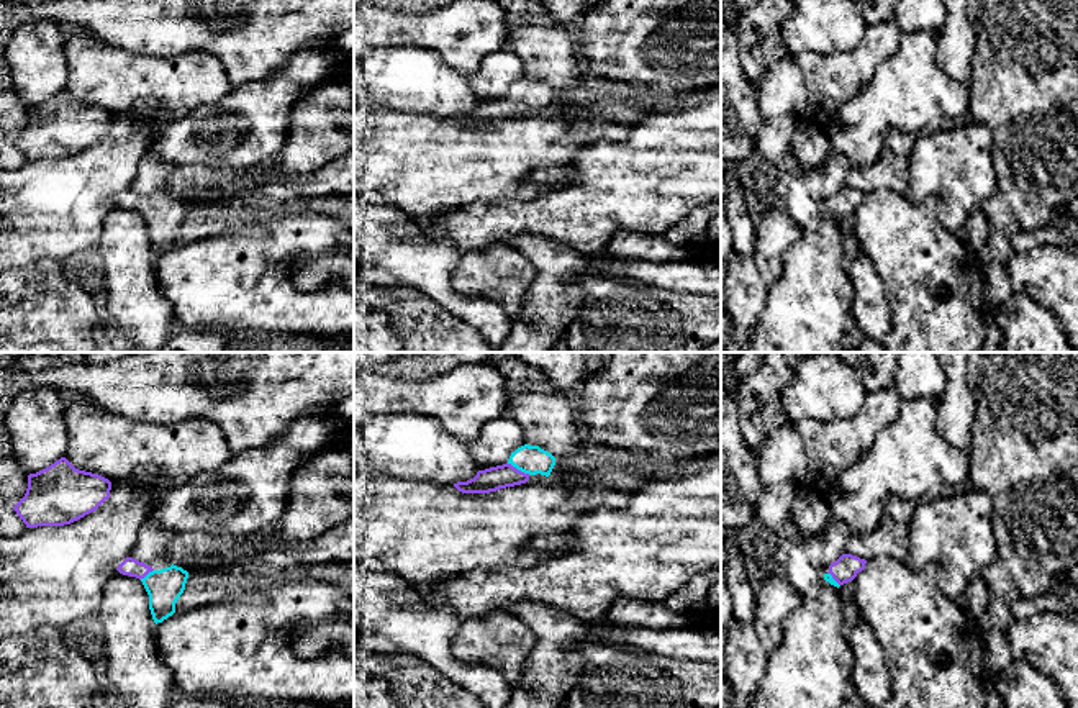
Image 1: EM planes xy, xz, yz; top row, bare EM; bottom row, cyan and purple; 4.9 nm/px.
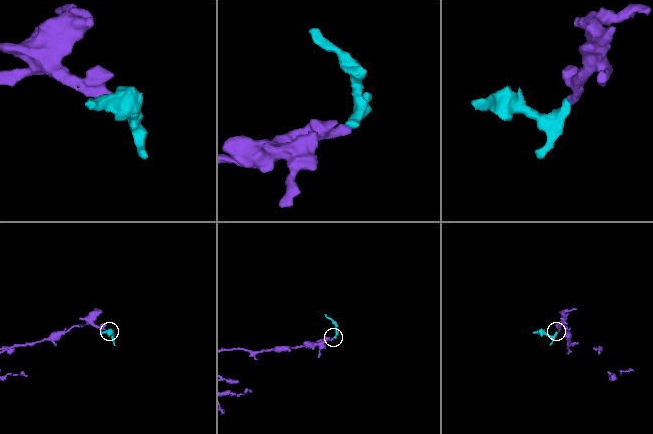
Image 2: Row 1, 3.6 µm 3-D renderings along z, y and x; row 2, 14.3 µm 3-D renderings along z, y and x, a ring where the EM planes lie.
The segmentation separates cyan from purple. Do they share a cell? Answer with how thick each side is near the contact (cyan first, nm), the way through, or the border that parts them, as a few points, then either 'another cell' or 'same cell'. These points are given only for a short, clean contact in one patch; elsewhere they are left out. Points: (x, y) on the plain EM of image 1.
calibres 140 and 120 nm; way xz (531, 92), (518, 102), (492, 112); same cell

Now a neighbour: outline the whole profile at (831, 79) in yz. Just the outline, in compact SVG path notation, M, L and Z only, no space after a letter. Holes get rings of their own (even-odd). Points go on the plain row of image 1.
M893 20L867 26L860 44L849 52L819 54L804 51L793 56L806 88L804 120L824 128L862 88L876 66L895 54L903 31Z

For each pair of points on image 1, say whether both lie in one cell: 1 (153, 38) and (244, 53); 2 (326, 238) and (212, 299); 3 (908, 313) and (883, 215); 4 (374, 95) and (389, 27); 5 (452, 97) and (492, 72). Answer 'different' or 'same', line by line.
1: same
2: same
3: same
4: different
5: different

